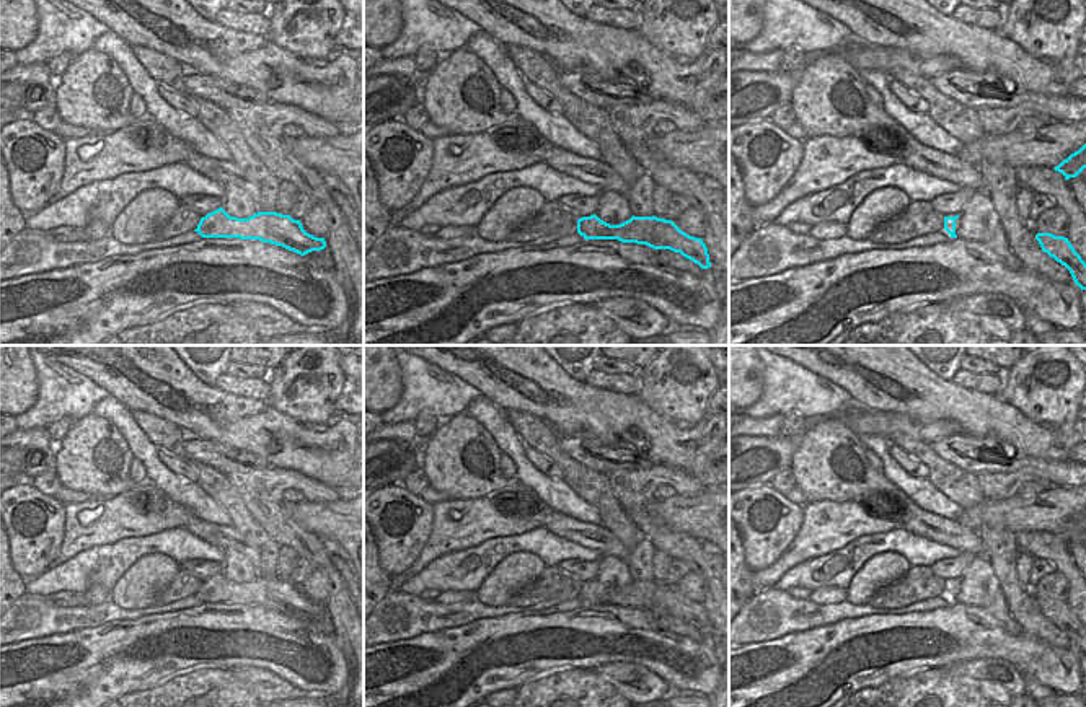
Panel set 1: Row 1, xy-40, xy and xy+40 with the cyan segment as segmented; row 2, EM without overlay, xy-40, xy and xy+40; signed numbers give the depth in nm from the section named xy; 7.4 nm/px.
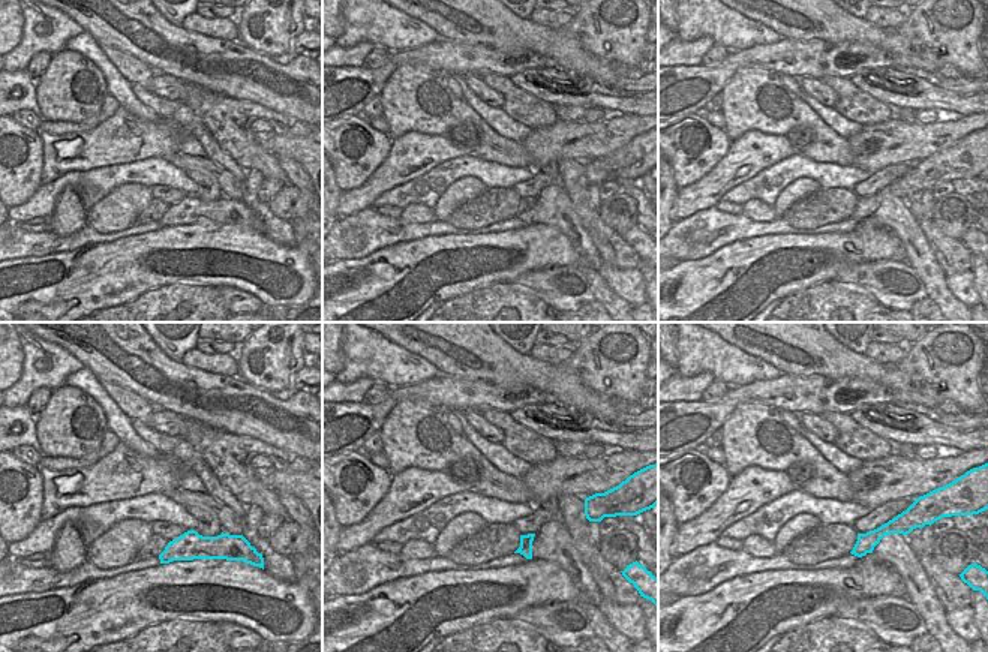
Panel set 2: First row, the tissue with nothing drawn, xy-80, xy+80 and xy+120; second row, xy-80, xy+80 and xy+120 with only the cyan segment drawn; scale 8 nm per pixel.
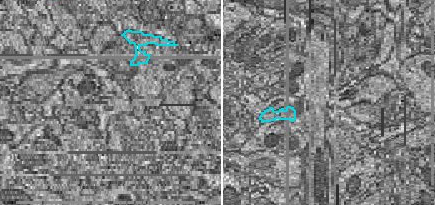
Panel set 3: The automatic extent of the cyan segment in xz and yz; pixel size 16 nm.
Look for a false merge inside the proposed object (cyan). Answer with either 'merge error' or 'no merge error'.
merge error

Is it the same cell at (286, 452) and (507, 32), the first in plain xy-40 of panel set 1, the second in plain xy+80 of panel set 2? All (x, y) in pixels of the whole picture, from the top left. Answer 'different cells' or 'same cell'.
same cell

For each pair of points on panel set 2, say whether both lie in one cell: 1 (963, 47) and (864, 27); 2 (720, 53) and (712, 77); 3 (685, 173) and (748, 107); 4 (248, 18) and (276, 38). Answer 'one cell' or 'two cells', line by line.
1: two cells
2: two cells
3: two cells
4: one cell

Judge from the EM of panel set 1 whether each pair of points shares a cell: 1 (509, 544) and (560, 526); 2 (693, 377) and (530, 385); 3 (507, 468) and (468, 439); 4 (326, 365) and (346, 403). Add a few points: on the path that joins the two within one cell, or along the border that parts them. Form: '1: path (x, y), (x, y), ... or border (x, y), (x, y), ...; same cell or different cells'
1: border (542, 526), (581, 546); different cells
2: border (635, 396), (667, 419); different cells
3: border (499, 453), (499, 471), (512, 479); different cells
4: border (346, 390), (336, 401), (330, 421); different cells

